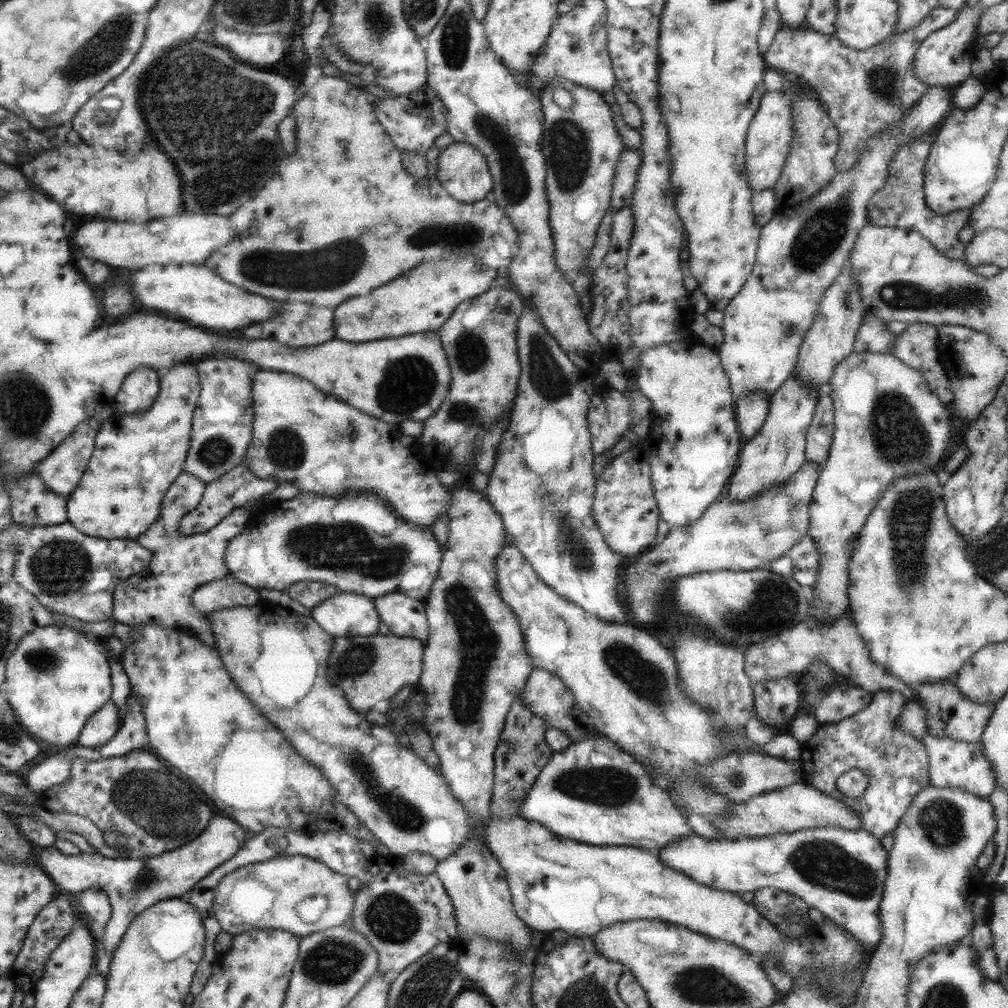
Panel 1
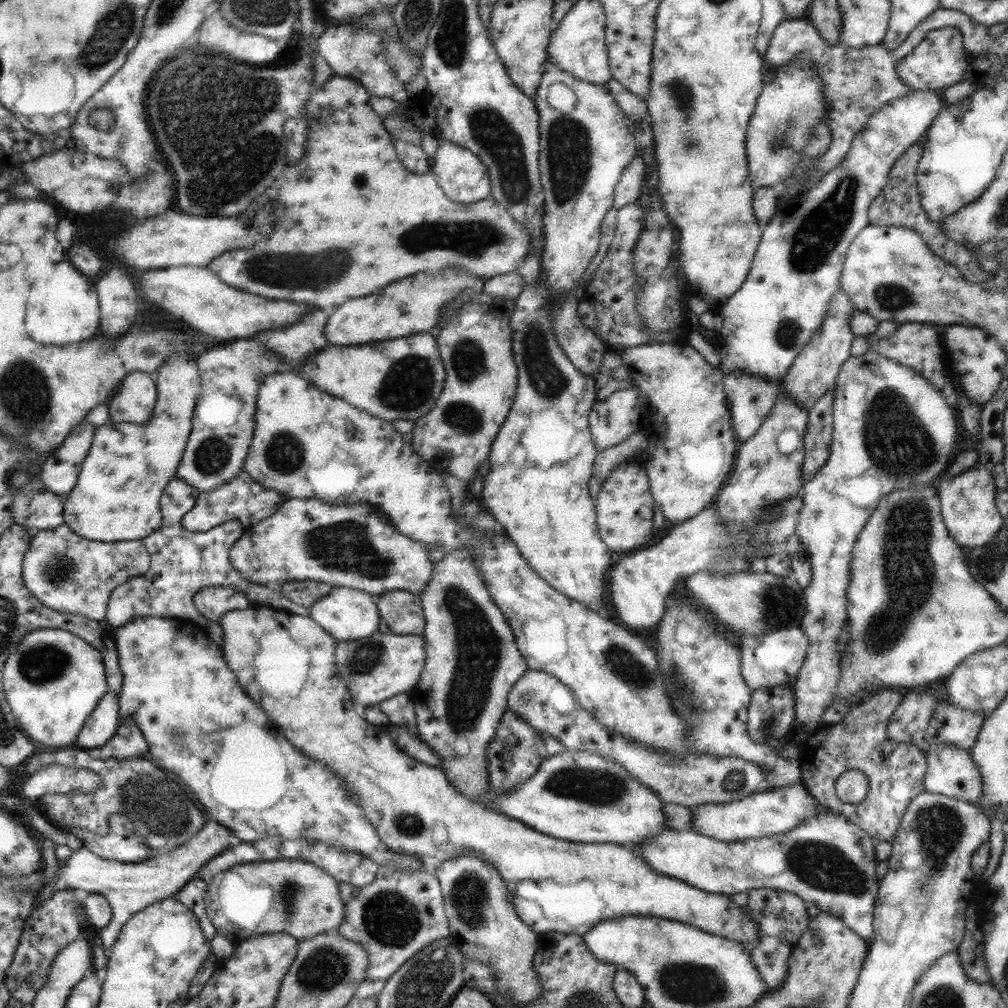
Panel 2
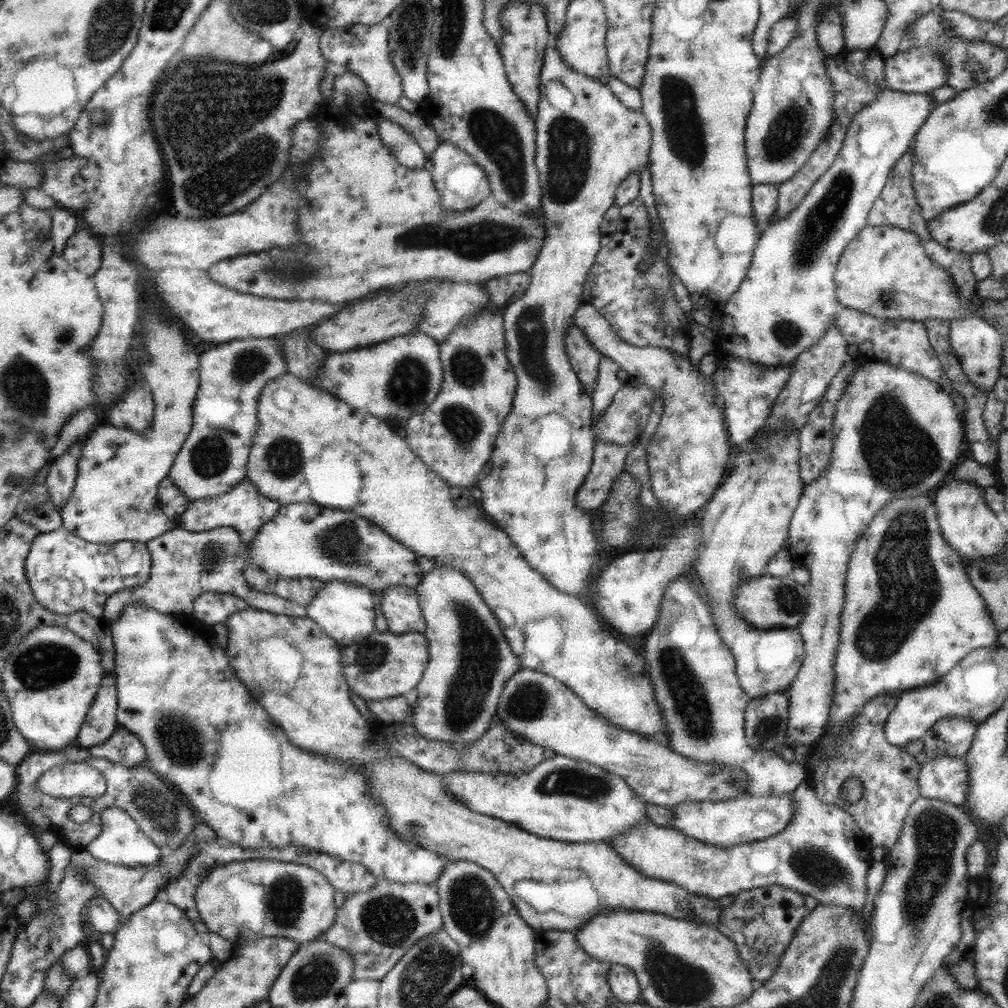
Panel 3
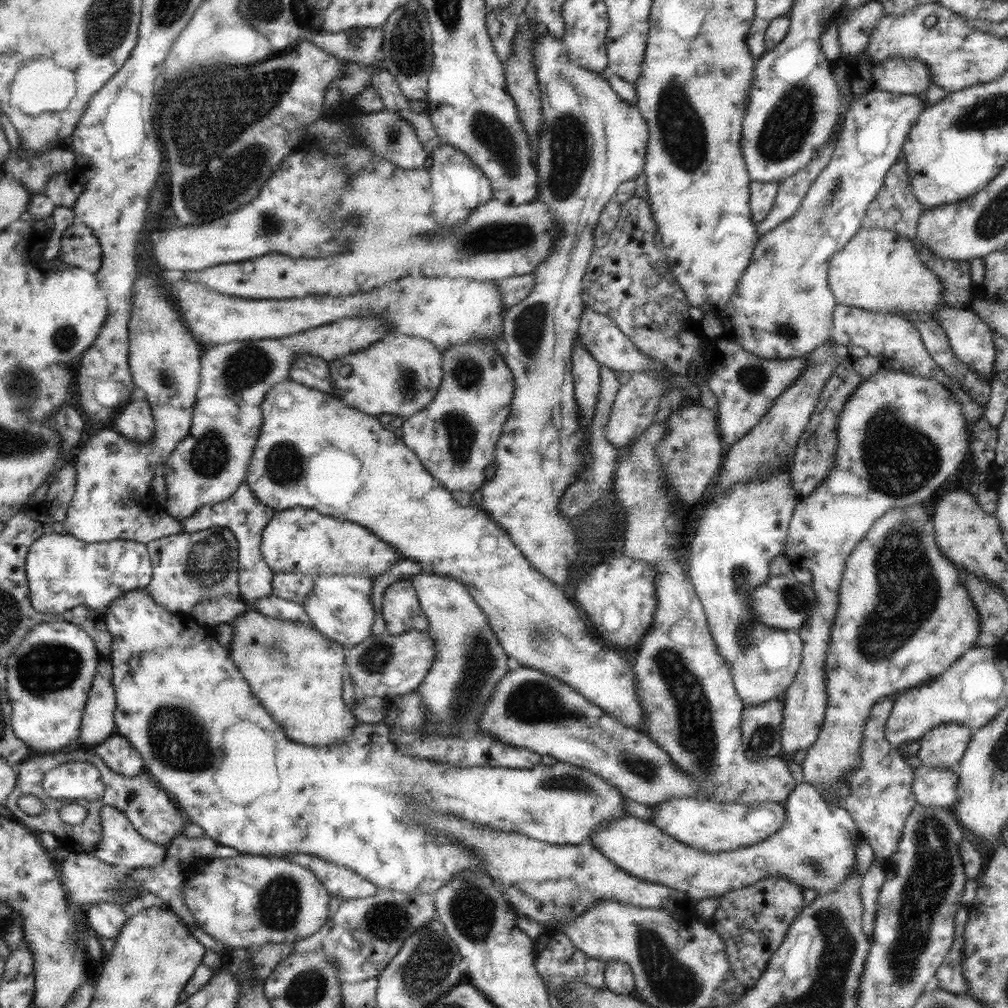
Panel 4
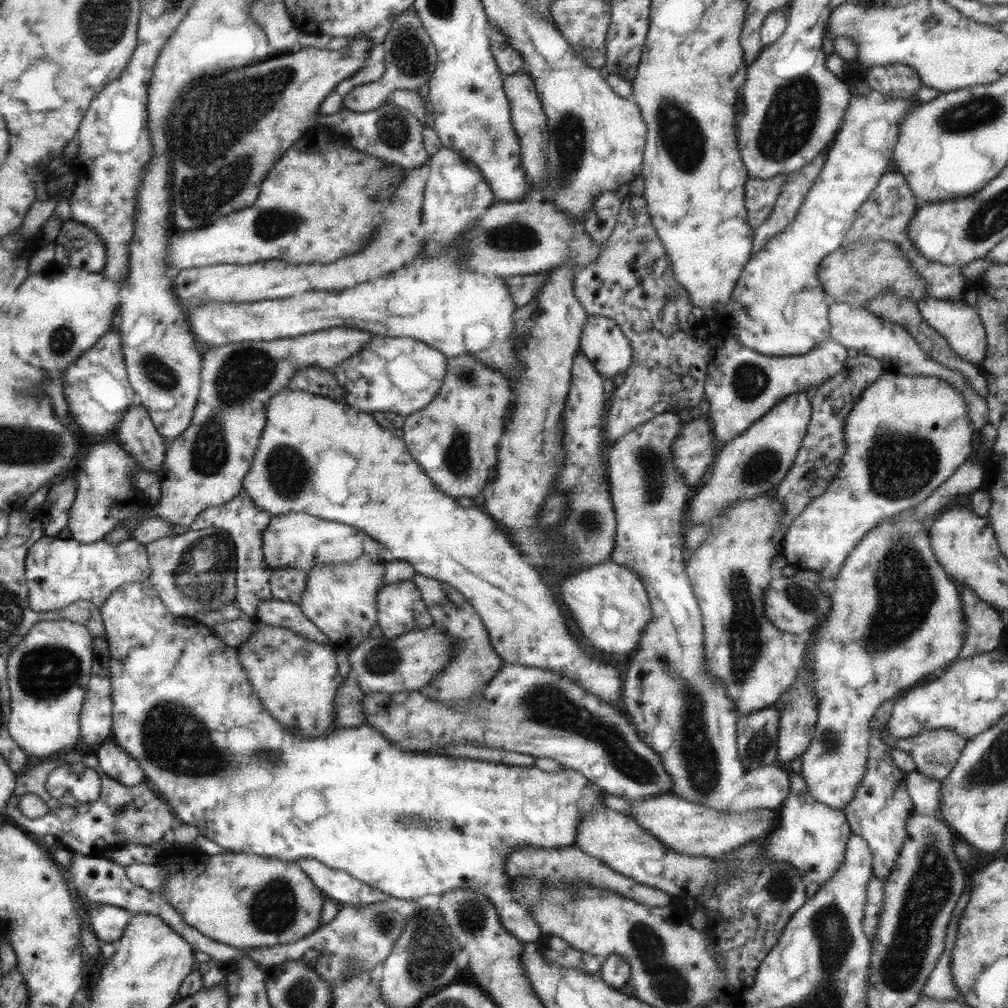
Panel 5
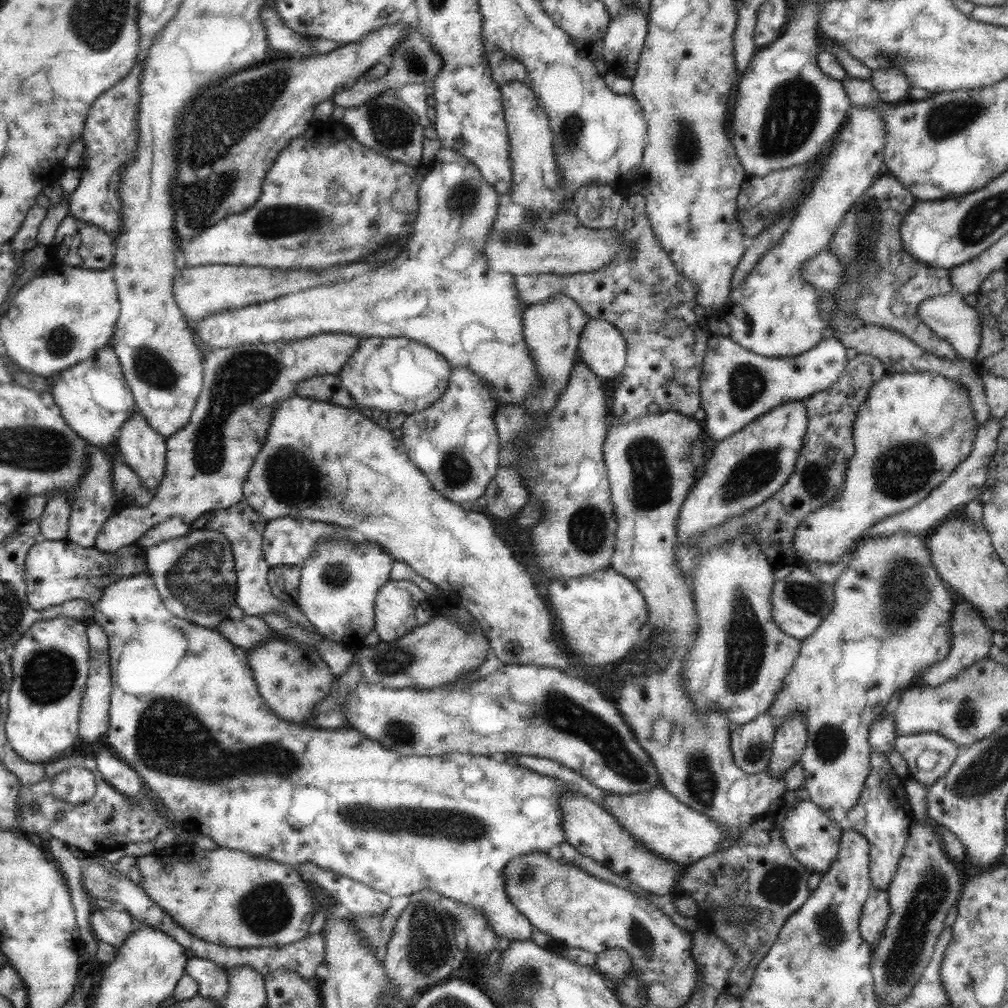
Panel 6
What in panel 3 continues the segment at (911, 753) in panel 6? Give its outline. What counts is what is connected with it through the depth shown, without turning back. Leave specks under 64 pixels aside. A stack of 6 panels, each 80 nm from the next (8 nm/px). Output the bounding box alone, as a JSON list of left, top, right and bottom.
[921,717,978,759]

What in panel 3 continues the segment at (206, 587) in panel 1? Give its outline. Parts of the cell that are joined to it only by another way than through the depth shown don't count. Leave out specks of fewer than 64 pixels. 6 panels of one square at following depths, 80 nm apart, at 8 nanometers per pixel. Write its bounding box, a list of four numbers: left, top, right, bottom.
[192,592,249,627]

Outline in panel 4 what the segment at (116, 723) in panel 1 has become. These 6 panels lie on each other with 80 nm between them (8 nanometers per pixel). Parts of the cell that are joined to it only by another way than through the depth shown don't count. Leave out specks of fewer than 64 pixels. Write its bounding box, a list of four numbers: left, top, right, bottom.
[78,657,116,746]

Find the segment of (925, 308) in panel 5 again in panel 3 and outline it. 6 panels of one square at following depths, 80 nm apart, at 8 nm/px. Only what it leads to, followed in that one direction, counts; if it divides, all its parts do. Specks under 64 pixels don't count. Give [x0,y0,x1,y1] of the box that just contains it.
[947,317,1002,392]

